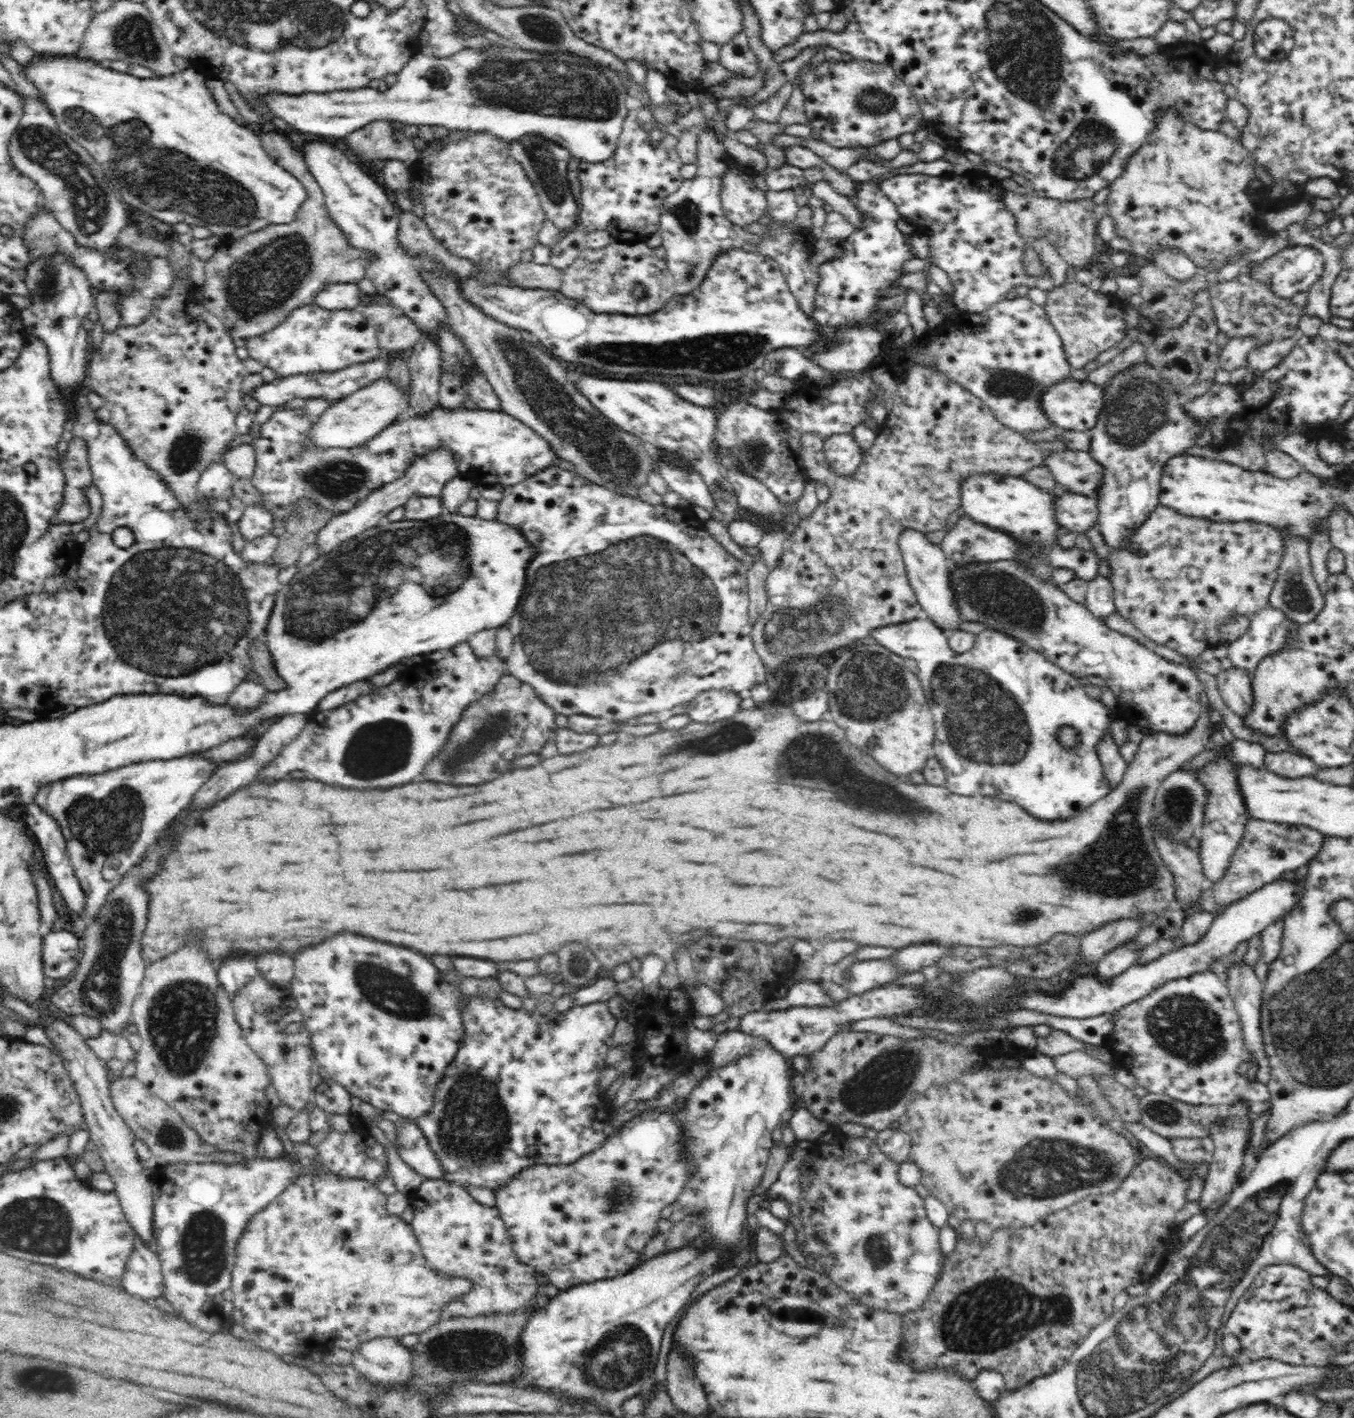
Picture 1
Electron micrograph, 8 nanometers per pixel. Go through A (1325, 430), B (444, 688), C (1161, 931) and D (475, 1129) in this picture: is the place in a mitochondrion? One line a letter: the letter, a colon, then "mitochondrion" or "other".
A: other
B: other
C: other
D: mitochondrion

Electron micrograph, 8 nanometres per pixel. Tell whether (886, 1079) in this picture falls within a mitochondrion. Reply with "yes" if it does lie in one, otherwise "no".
yes

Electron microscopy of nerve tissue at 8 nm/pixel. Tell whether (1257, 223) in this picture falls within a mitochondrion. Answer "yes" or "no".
no

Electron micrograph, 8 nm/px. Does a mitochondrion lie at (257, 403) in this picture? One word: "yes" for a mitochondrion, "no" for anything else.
no

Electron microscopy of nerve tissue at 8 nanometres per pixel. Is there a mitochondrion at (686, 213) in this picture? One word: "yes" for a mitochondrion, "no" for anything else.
yes

